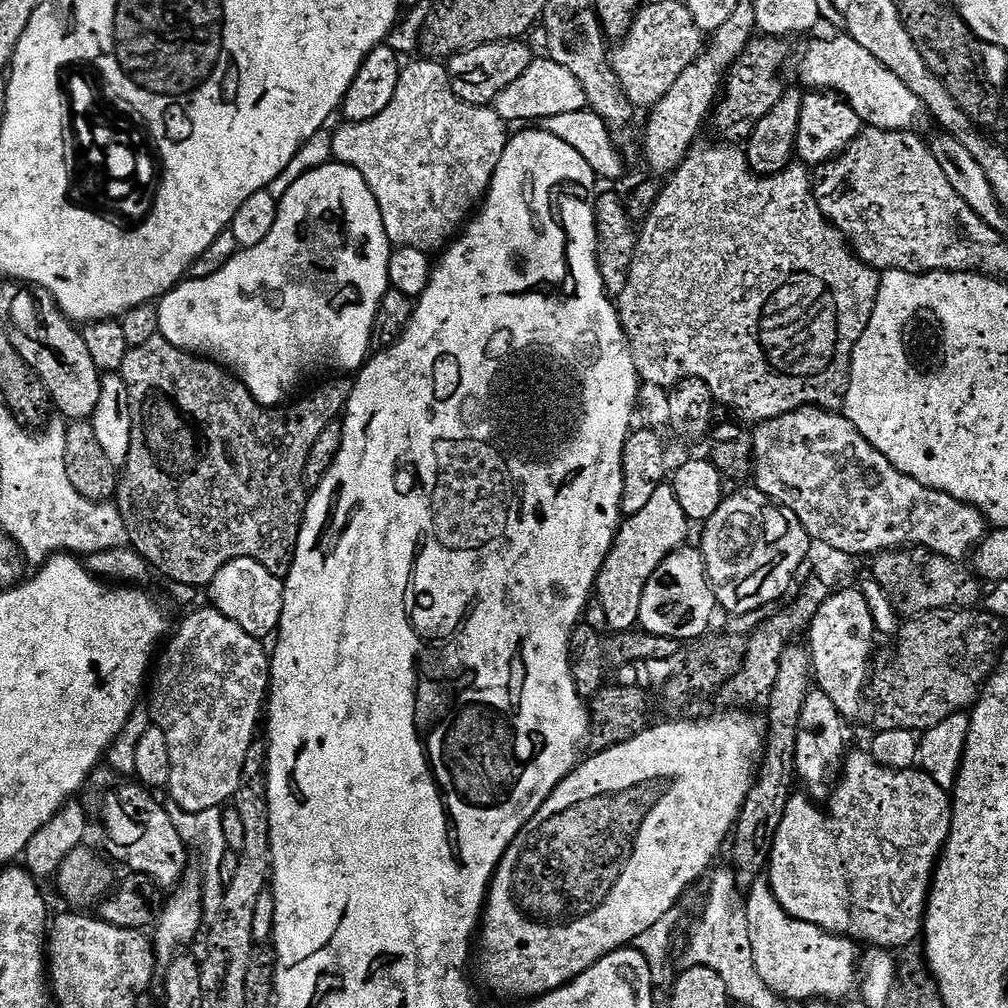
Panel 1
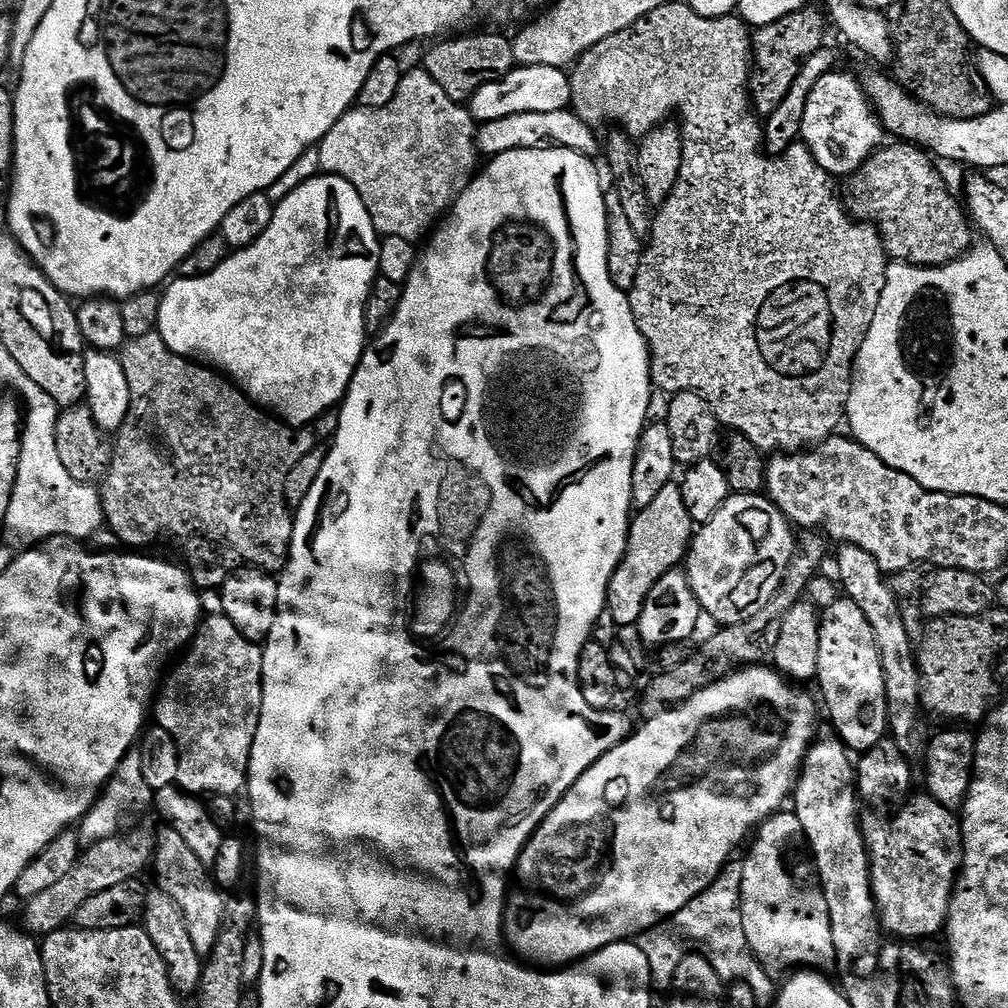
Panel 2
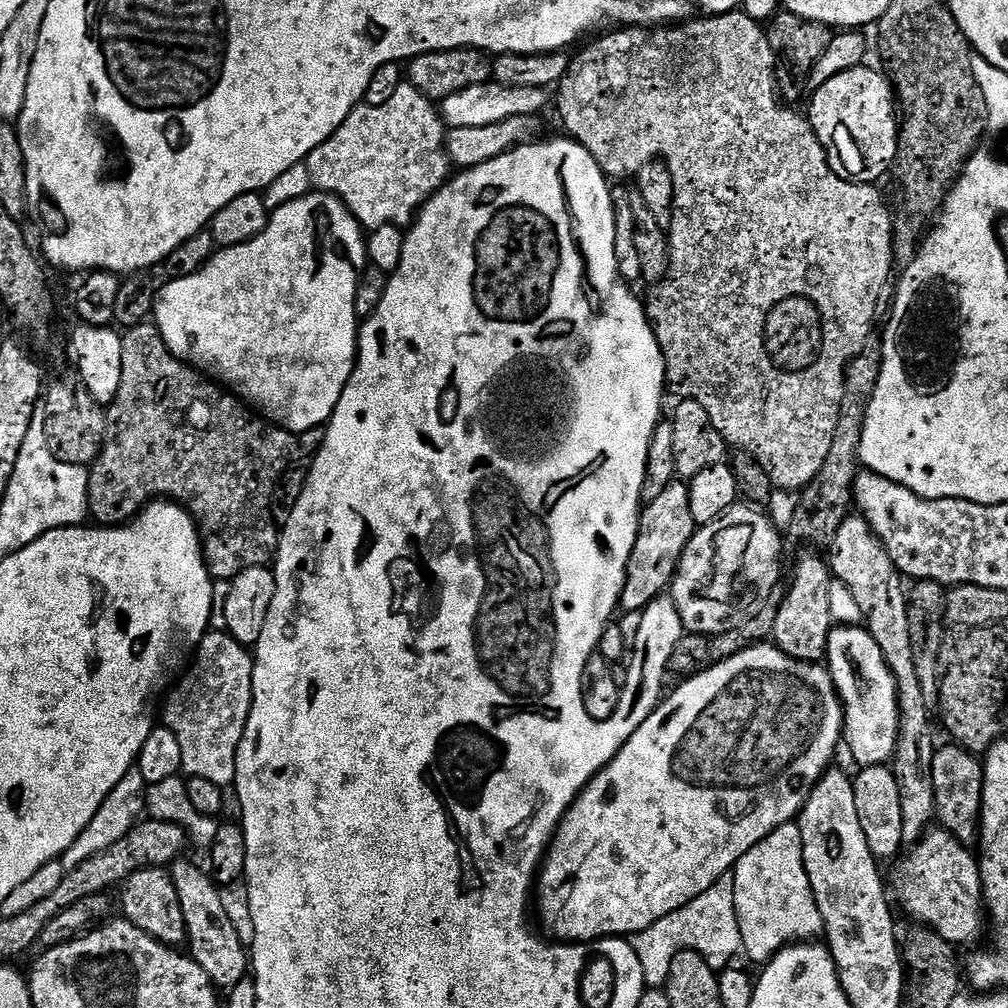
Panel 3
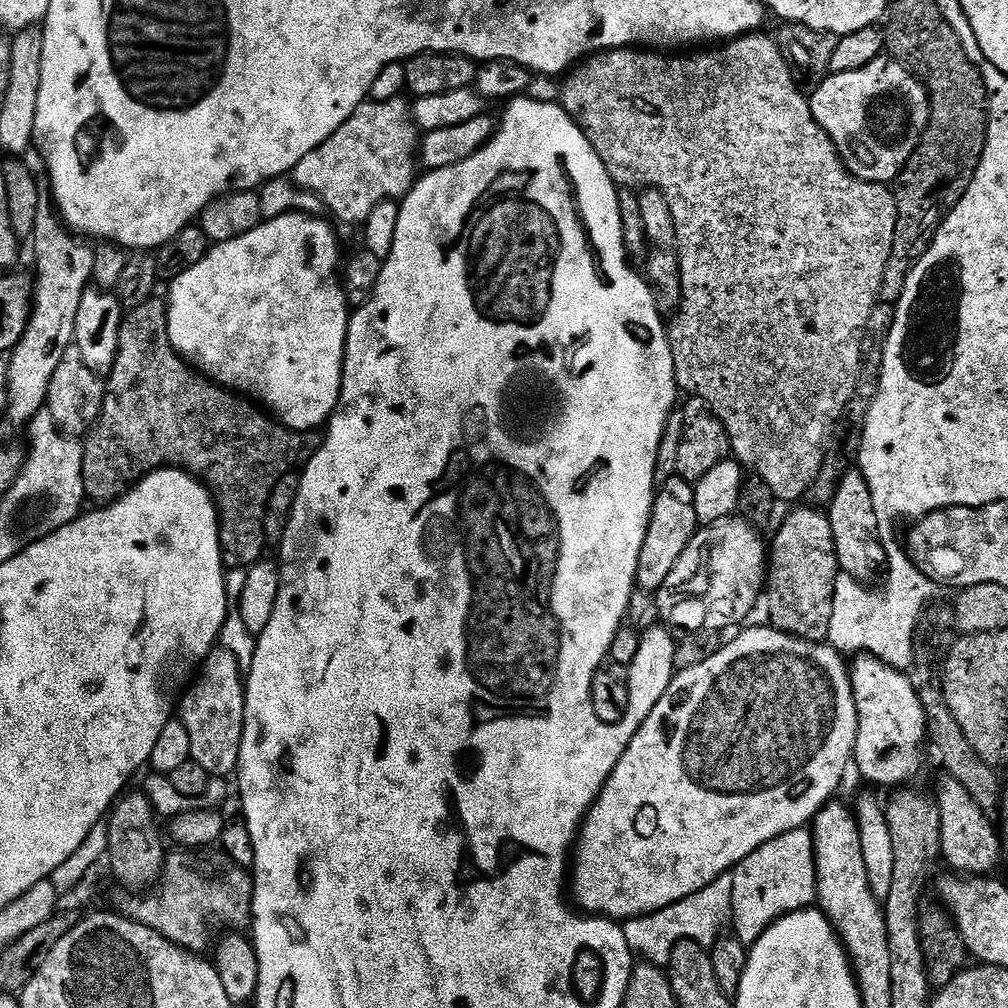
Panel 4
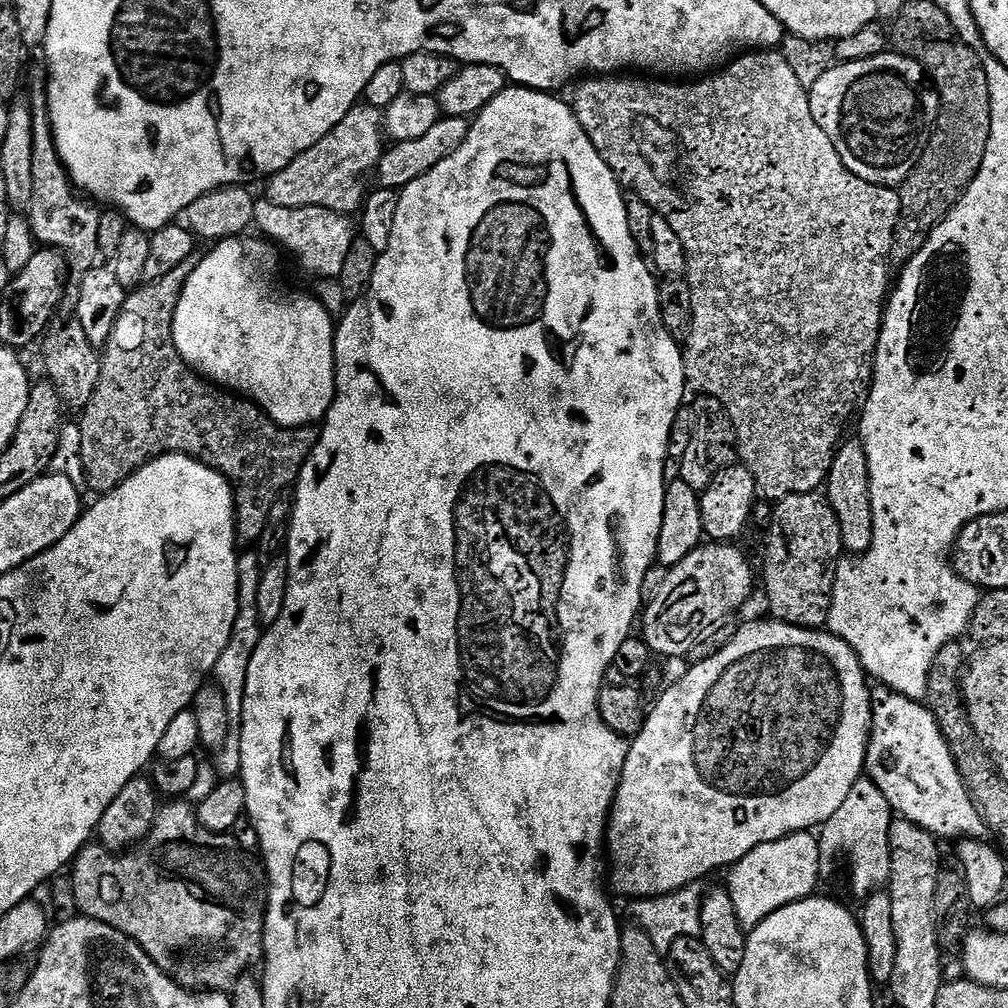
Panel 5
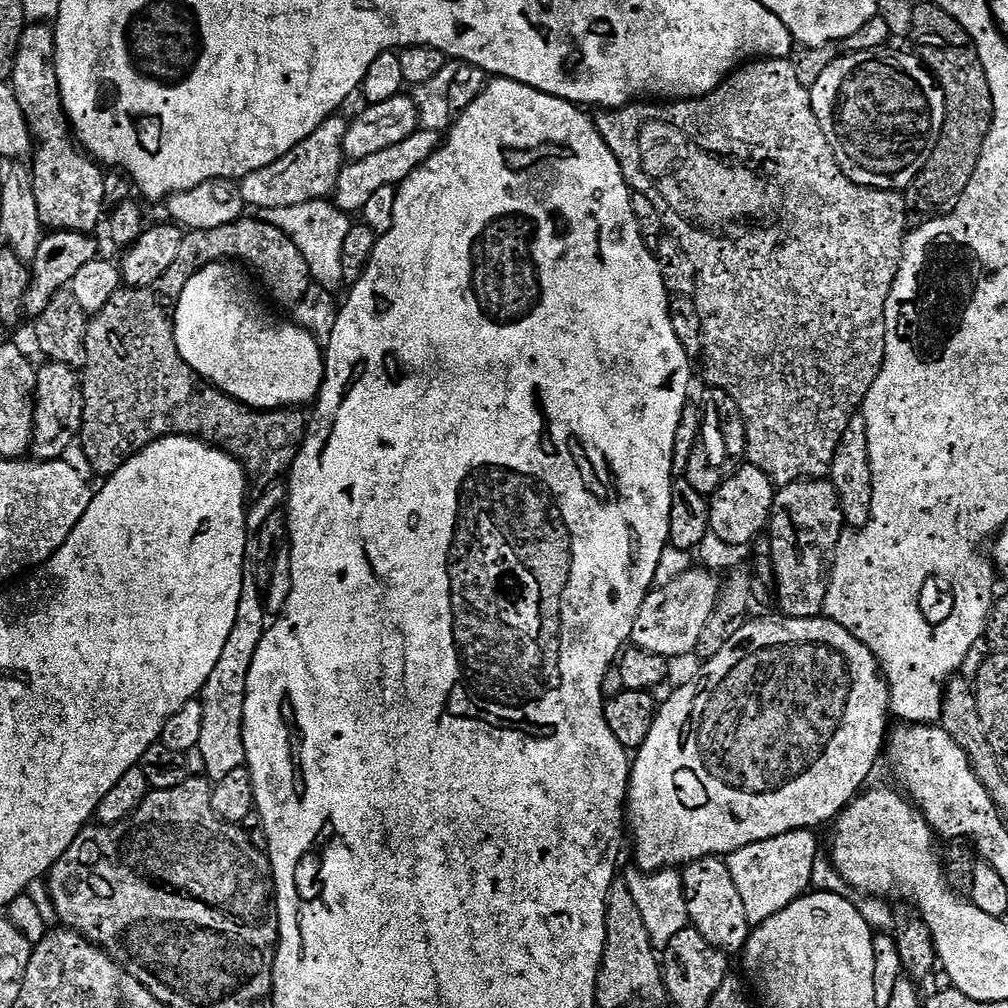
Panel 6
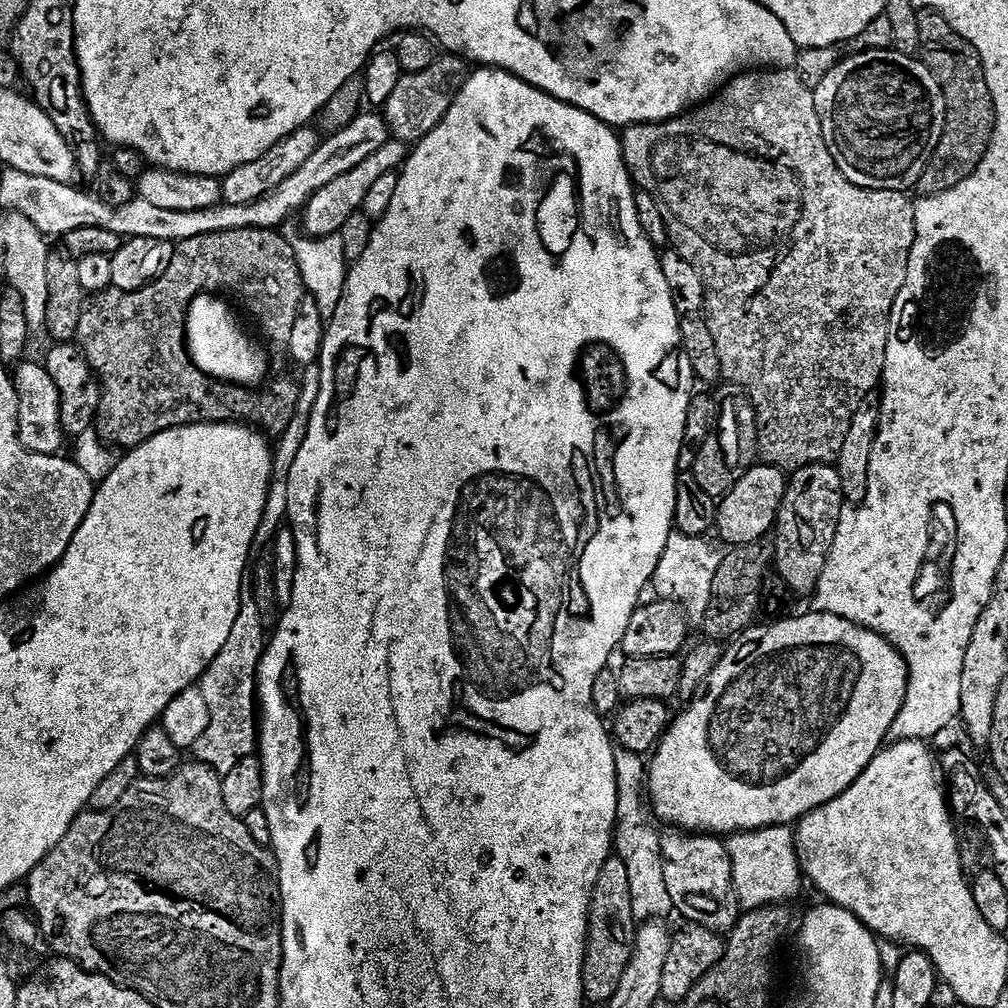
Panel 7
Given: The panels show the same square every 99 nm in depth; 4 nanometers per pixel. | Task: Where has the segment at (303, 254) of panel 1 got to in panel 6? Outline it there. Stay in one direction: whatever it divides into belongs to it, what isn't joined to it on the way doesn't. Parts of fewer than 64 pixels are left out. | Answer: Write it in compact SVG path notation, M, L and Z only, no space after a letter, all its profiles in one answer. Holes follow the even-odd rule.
M213 262L201 268L199 272L193 274L190 282L186 282L186 290L182 290L182 298L176 307L176 345L178 354L187 362L203 380L220 389L225 396L232 396L235 400L241 400L251 408L261 410L275 410L285 406L304 406L317 399L320 395L320 387L326 382L326 356L322 351L322 344L307 329L301 328L295 322L289 324L276 324L273 328L248 328L248 319L252 316L252 296L248 293L248 284L244 281L244 276L238 269L232 268L228 262Z

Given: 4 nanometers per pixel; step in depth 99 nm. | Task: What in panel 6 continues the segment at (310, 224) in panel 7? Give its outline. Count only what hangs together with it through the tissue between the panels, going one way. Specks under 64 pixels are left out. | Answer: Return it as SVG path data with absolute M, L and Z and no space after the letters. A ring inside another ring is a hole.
M419 128L398 144L384 148L381 152L366 156L366 158L349 161L343 165L336 189L333 191L332 198L335 205L347 214L361 213L376 190L405 183L409 176L415 175L417 168L423 167L424 163L431 159L441 143L442 136L439 131Z

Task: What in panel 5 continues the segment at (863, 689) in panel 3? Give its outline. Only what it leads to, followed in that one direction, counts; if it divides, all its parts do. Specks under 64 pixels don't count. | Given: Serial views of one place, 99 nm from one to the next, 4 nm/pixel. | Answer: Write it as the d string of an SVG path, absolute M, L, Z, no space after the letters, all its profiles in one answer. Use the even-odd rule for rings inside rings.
M883 686L873 687L871 693L872 730L868 734L864 770L885 795L893 813L922 826L922 830L941 841L985 839L989 835L988 826L966 790L962 774L958 774L954 754L950 754L950 746L927 703L911 700Z

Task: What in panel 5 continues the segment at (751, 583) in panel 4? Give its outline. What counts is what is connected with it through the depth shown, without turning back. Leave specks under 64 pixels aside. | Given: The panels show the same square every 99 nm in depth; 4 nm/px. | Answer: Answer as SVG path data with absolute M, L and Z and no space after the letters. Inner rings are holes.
M728 542L705 543L667 569L665 581L642 612L644 640L657 657L676 656L680 647L682 652L689 642L723 625L731 612L747 602L751 592L752 568L736 546Z

